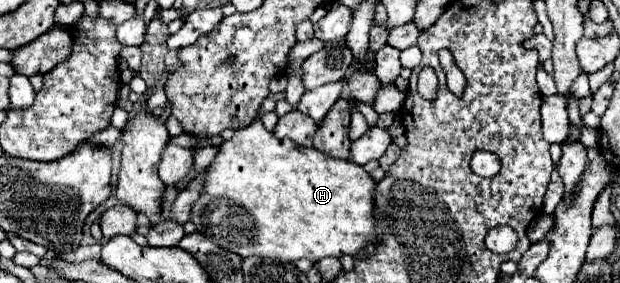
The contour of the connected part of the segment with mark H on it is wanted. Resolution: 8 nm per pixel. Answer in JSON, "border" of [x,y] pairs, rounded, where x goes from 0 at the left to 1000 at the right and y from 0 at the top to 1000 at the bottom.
{"border":[[[411,420],[411,435],[379,463],[369,498],[356,505],[347,562],[331,604],[327,675],[311,717],[308,781],[334,845],[389,908],[415,901],[453,922],[498,915],[511,929],[521,908],[573,901],[608,845],[602,809],[602,696],[605,640],[582,583],[534,562],[469,491],[447,491],[424,449],[421,420]]]}

